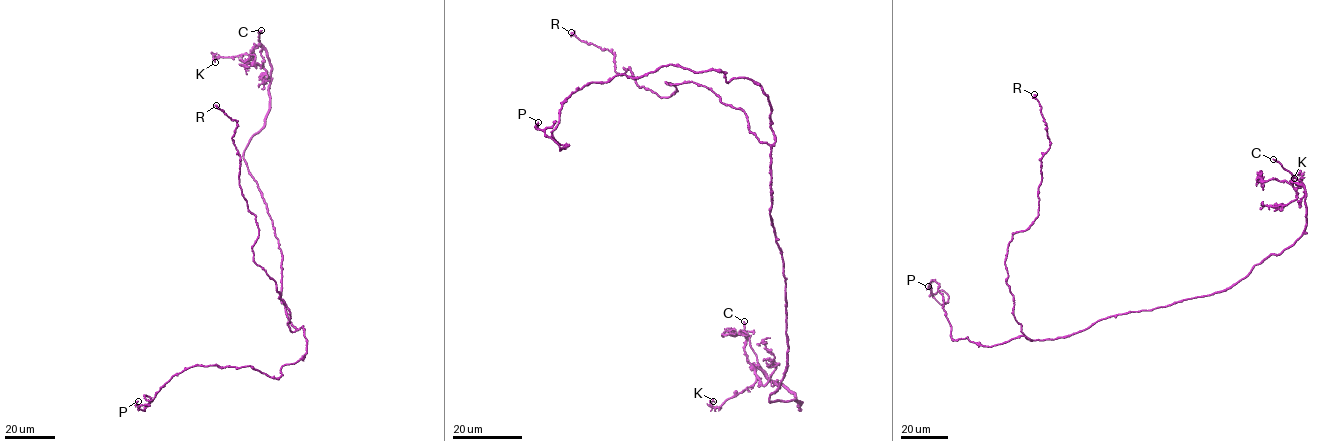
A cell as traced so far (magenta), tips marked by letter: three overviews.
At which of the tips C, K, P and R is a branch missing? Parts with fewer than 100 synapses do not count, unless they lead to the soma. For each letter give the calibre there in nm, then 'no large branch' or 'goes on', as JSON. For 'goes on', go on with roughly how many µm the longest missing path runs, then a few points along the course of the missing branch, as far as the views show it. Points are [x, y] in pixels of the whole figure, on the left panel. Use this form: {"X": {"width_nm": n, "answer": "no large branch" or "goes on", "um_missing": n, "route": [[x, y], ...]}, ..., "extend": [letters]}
{"C": {"width_nm": 240, "answer": "goes on", "um_missing": 3}, "K": {"width_nm": 180, "answer": "no large branch"}, "P": {"width_nm": 280, "answer": "no large branch"}, "R": {"width_nm": 420, "answer": "no large branch"}, "extend": ["C"]}

